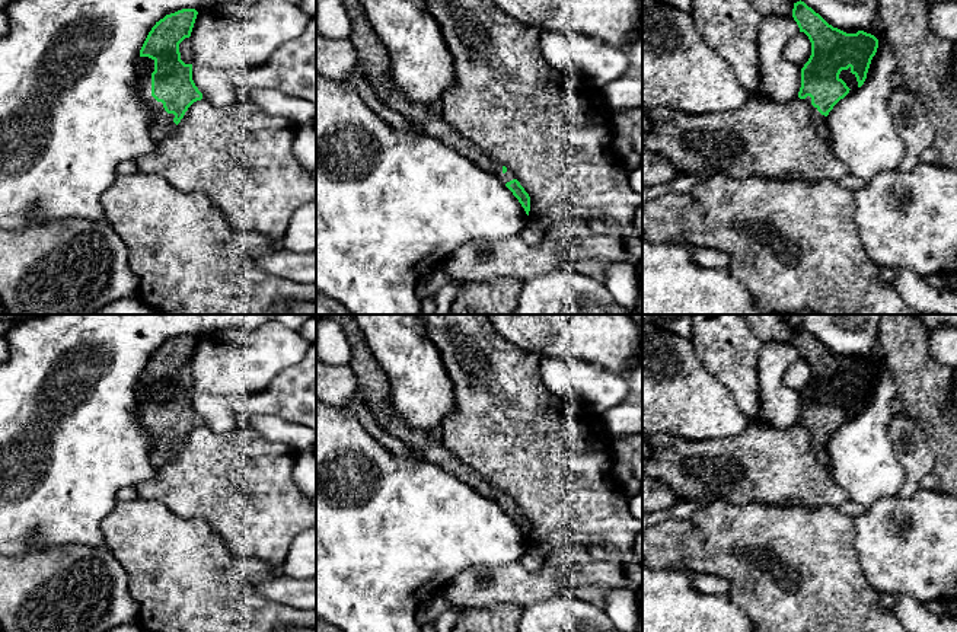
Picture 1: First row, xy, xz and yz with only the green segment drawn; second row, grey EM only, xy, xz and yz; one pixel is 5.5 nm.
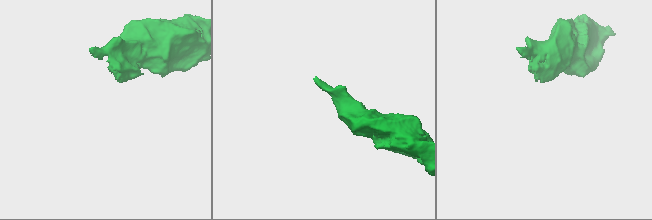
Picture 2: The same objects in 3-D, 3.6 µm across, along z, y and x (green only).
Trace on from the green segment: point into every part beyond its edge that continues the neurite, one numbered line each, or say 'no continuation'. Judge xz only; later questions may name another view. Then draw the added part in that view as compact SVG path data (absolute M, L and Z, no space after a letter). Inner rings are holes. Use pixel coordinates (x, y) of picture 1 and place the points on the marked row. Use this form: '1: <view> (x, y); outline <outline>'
1: xz (373, 63); outline M341 0L351 19L348 42L355 51L355 71L366 77L377 98L390 109L396 111L402 119L412 121L428 137L436 138L469 159L481 169L495 175L504 183L516 179L514 173L503 165L488 157L478 146L459 134L441 116L436 116L425 105L409 100L393 83L390 60L385 44L376 35L367 15L358 0Z

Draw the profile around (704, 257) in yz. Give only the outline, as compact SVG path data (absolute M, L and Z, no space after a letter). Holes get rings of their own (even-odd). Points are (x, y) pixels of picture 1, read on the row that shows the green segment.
M695 246L692 249L692 256L701 268L718 268L725 265L728 255L722 250L705 246Z

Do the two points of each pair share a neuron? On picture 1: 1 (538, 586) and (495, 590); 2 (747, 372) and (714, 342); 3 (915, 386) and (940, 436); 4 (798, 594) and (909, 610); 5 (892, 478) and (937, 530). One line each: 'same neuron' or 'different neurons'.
1: same neuron
2: same neuron
3: same neuron
4: different neurons
5: different neurons

